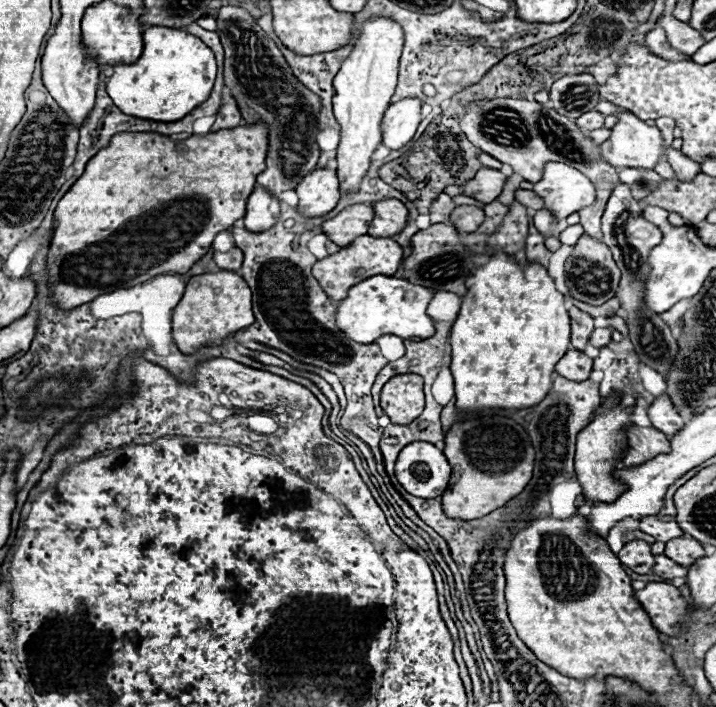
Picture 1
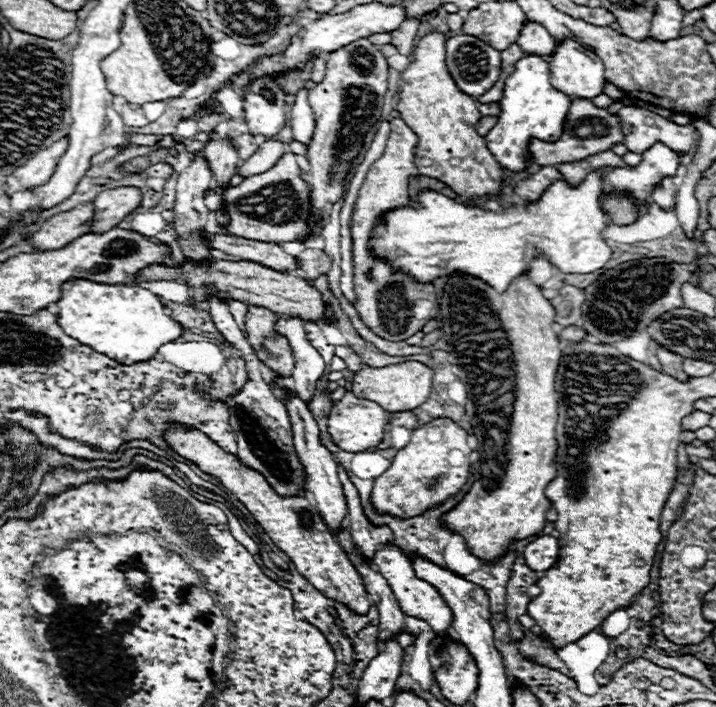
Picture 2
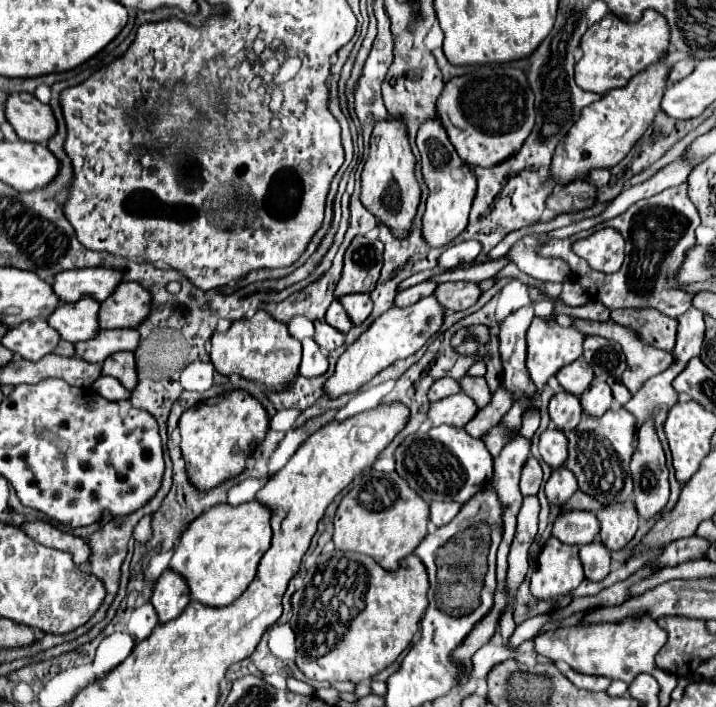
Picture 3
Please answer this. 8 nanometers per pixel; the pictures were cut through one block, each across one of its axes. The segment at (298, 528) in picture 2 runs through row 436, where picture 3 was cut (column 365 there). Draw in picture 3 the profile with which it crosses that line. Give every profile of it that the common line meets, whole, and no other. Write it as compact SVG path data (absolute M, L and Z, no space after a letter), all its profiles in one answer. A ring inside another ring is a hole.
M390 118L388 122L378 122L370 140L370 154L362 170L362 190L360 200L376 220L394 232L394 238L406 238L414 226L414 216L420 204L420 184L414 174L414 154L408 144L406 126L400 120Z

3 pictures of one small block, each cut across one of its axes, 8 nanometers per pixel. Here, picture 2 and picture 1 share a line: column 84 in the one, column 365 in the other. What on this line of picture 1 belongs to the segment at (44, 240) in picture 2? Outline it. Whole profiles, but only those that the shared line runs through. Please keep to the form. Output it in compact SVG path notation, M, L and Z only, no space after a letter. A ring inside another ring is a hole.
M368 204L346 206L340 214L322 224L322 232L338 246L348 246L356 236L364 236L374 210Z

